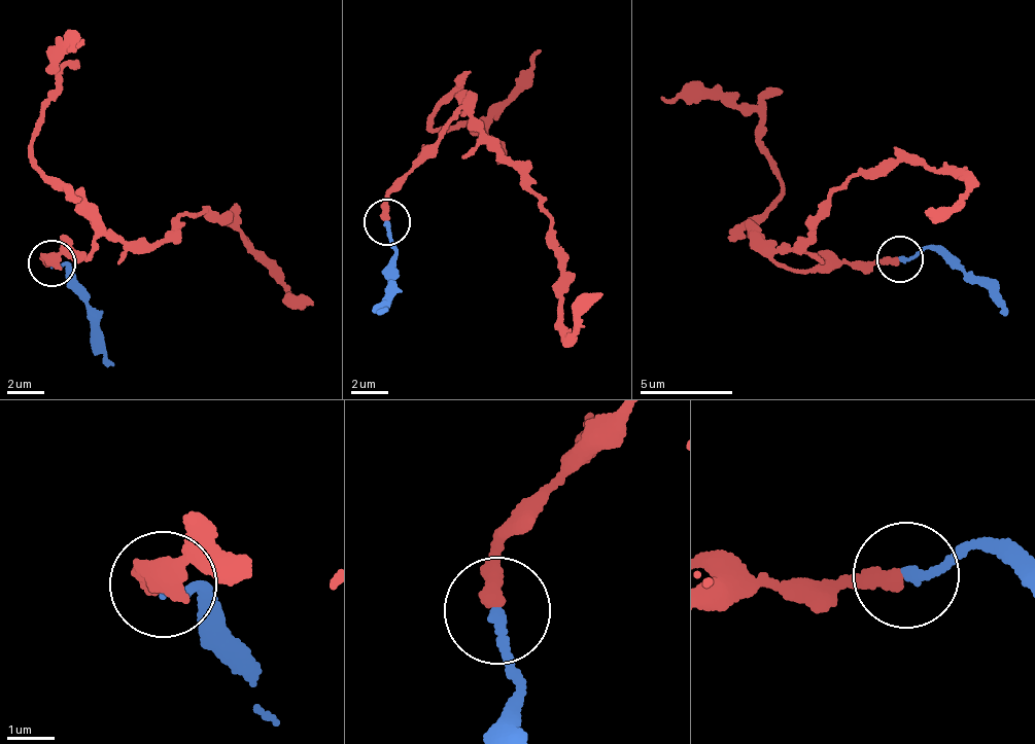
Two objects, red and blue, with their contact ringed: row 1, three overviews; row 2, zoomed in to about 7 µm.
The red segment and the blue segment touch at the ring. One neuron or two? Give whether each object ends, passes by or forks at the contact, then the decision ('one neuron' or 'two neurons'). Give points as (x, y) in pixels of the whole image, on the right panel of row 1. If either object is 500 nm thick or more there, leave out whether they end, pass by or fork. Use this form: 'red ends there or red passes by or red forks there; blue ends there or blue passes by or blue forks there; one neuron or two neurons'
red ends there; blue ends there; one neuron

